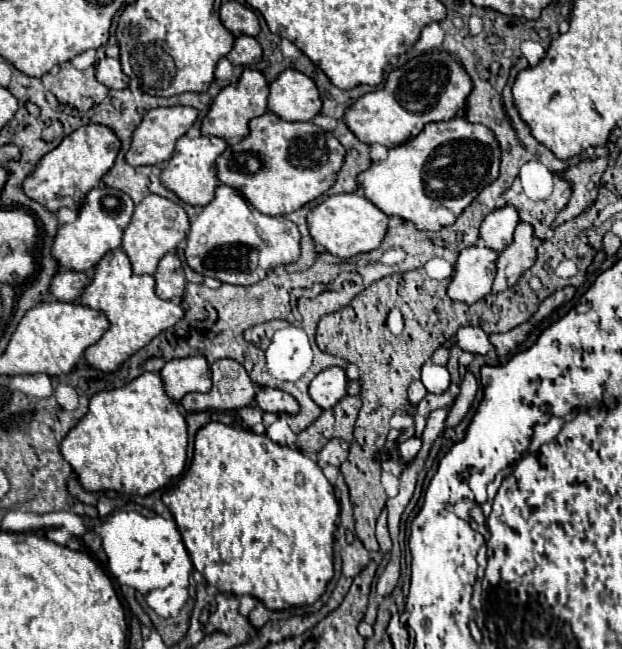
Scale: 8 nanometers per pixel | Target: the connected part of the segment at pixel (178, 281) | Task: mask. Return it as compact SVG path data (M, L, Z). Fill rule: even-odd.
M166 253L160 263L158 263L158 269L154 273L154 279L156 279L156 295L160 299L174 299L174 301L180 301L182 295L184 295L184 271L182 271L182 265L180 265L180 259L172 253Z

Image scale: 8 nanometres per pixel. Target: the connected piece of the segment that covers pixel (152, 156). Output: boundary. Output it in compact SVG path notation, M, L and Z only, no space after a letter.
M178 105L178 107L150 109L132 133L132 145L126 153L126 163L134 165L134 167L136 165L162 165L162 163L166 163L174 151L176 139L182 137L190 129L190 125L194 123L196 117L198 117L198 109L194 109L194 107L180 107Z

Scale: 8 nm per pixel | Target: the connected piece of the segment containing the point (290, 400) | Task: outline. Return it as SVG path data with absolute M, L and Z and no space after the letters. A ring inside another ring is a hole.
M260 387L256 393L256 405L262 411L270 413L298 413L298 401L280 389L270 389L270 387Z

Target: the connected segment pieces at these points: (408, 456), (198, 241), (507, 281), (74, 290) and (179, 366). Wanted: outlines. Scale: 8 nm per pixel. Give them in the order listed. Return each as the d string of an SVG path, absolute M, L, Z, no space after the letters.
M412 435L412 437L408 437L404 443L400 443L398 451L402 453L402 463L404 463L404 465L410 463L410 461L414 459L414 453L418 453L420 447L422 447L422 439L416 437L416 435Z
M218 185L214 199L202 207L190 223L184 257L186 263L204 277L232 285L252 285L274 267L300 257L300 233L292 221L258 213L236 189Z
M520 223L514 231L512 243L498 253L492 293L510 289L522 277L522 273L534 265L534 261L536 261L536 247L532 229L530 225Z
M58 271L56 277L50 283L50 293L58 301L76 301L82 293L82 289L90 283L88 273L70 273L70 271Z
M186 357L168 361L162 371L164 393L178 403L190 391L210 391L210 369L204 357Z

